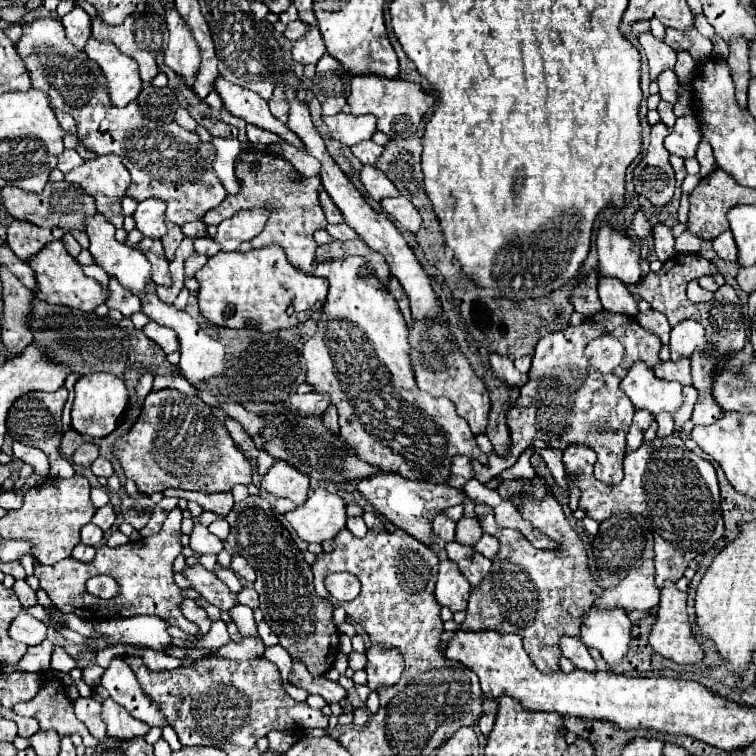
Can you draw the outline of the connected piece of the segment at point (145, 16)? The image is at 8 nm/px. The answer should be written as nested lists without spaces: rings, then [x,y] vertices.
[[[135,12],[135,14],[129,14],[125,18],[125,22],[119,24],[119,26],[105,24],[99,16],[95,16],[93,18],[93,38],[97,38],[97,40],[109,40],[123,54],[127,54],[133,60],[137,60],[139,68],[141,68],[141,80],[149,82],[159,72],[157,64],[155,64],[155,56],[157,56],[157,52],[161,52],[167,46],[167,24],[165,24],[163,14],[157,14],[157,12]]]

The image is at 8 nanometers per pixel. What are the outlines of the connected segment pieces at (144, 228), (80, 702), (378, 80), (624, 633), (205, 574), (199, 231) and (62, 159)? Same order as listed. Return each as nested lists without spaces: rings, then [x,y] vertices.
[[[159,198],[143,200],[139,202],[133,218],[137,222],[137,228],[143,232],[143,236],[149,238],[163,238],[167,228],[165,228],[165,202]]]
[[[77,698],[75,700],[75,714],[89,728],[91,736],[95,736],[97,740],[103,740],[107,736],[99,702],[95,702],[93,698]]]
[[[355,76],[351,80],[349,92],[351,114],[373,114],[377,118],[377,130],[385,132],[391,140],[403,140],[417,132],[419,122],[425,112],[433,106],[435,98],[431,92],[425,92],[419,84],[405,82],[401,78],[385,78],[385,76]]]
[[[591,606],[581,624],[581,642],[597,648],[607,664],[619,664],[631,640],[631,620],[621,608],[599,610]]]
[[[201,564],[185,568],[183,570],[185,578],[191,580],[193,588],[213,606],[217,606],[219,610],[231,610],[233,606],[237,606],[237,596],[227,588],[227,584],[223,584],[213,572],[205,570]]]
[[[187,222],[181,226],[185,236],[207,236],[207,228],[203,222]]]
[[[63,150],[59,156],[59,164],[57,164],[57,168],[63,172],[63,174],[67,174],[67,172],[71,172],[73,168],[77,168],[79,164],[83,164],[85,160],[75,152],[75,150]]]

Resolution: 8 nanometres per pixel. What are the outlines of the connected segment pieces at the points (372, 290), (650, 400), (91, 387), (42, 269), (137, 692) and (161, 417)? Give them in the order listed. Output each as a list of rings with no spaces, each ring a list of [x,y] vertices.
[[[363,258],[321,260],[313,274],[329,280],[329,294],[317,334],[303,346],[307,382],[315,386],[315,392],[331,396],[339,410],[341,436],[355,446],[357,456],[385,472],[431,484],[449,478],[451,458],[457,454],[487,464],[487,456],[477,448],[473,432],[457,416],[451,400],[433,398],[417,388],[411,374],[407,324],[369,262]]]
[[[635,362],[629,368],[621,388],[631,398],[635,408],[647,408],[653,414],[675,414],[681,406],[681,386],[675,382],[659,380],[653,376],[645,362]]]
[[[97,372],[97,374],[85,374],[75,382],[75,400],[73,400],[73,408],[71,408],[71,426],[85,436],[93,436],[93,438],[103,438],[109,436],[123,412],[127,408],[127,388],[125,384],[105,372]]]
[[[61,240],[49,242],[37,256],[31,256],[27,260],[27,264],[35,272],[35,282],[37,282],[37,294],[35,296],[47,304],[59,304],[59,306],[77,308],[83,312],[93,312],[99,304],[105,304],[105,300],[109,296],[109,292],[105,292],[95,280],[91,280],[83,274],[81,266],[77,264],[77,260],[73,256],[67,254]]]
[[[117,656],[111,660],[111,666],[105,670],[101,678],[101,686],[105,686],[111,694],[111,698],[121,704],[133,718],[147,722],[149,726],[163,728],[167,726],[167,720],[163,712],[157,708],[157,704],[141,690],[135,672],[127,666],[127,662]]]
[[[159,390],[149,392],[137,422],[129,428],[129,432],[115,442],[113,456],[119,460],[127,478],[131,478],[141,492],[153,494],[163,492],[165,488],[179,490],[195,490],[195,492],[231,492],[235,484],[249,486],[251,484],[251,464],[237,450],[233,438],[227,428],[213,416],[211,408],[197,396],[185,396],[179,390]]]

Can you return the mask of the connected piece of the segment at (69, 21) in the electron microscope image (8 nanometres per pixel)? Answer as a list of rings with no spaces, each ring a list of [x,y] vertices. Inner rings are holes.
[[[75,6],[67,16],[61,18],[61,24],[65,26],[67,38],[69,38],[79,50],[83,50],[83,48],[85,48],[85,42],[87,42],[89,36],[91,36],[91,18],[89,18],[89,14],[87,14],[83,8]]]

